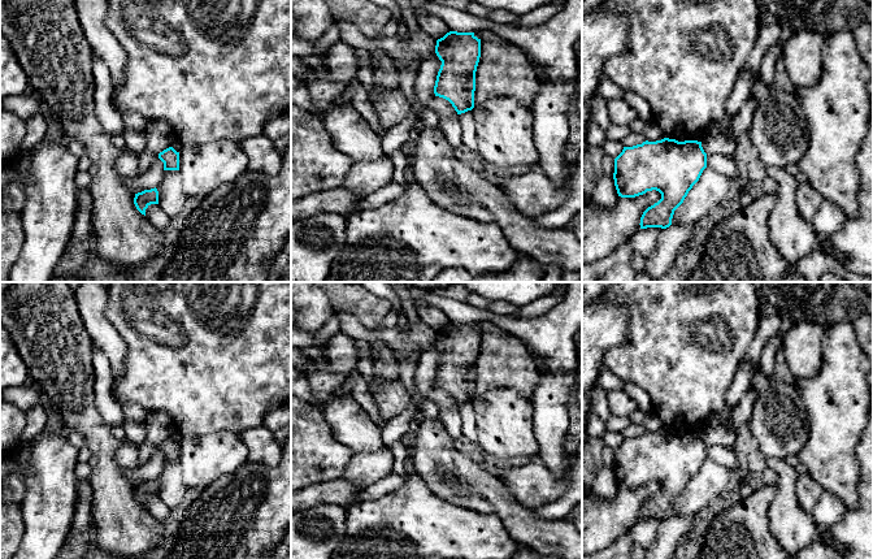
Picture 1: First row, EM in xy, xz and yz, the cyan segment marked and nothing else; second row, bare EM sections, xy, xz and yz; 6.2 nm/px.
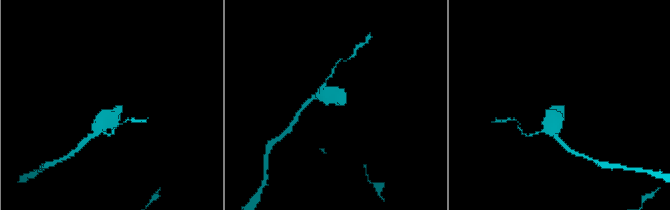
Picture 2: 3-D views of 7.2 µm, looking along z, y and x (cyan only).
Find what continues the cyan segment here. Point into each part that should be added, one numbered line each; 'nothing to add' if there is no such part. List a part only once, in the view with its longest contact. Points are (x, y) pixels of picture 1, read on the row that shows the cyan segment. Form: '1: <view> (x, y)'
nothing to add

